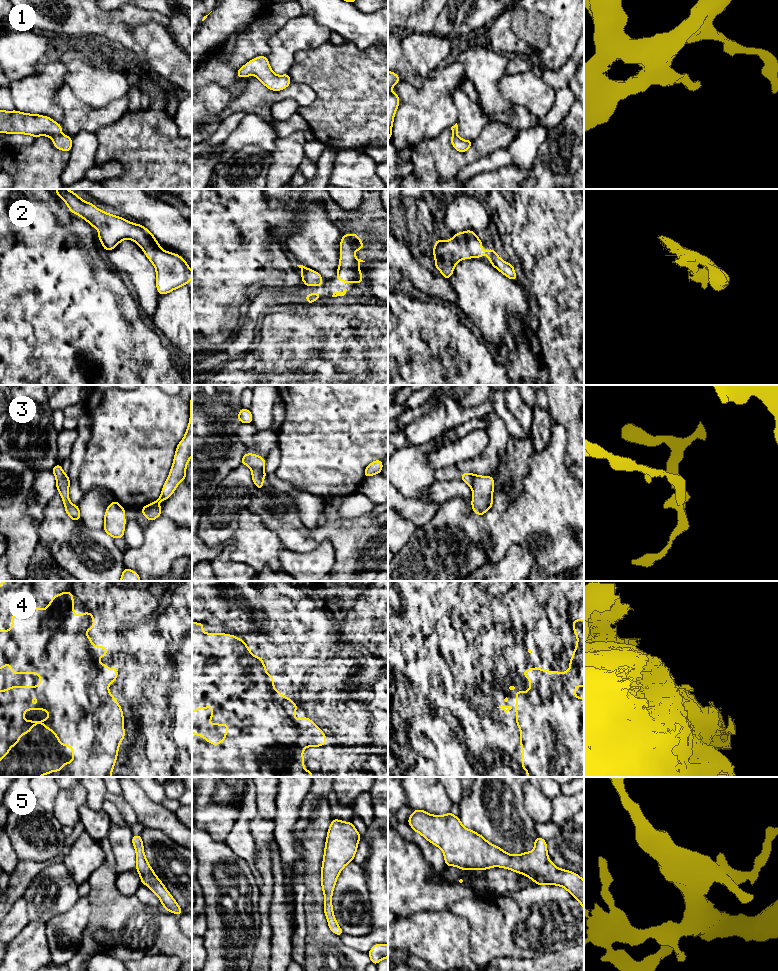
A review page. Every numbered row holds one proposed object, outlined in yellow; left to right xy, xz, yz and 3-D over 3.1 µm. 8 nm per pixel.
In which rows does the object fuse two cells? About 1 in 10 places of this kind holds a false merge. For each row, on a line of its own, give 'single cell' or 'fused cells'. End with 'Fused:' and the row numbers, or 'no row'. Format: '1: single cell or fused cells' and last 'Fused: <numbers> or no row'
1: single cell
2: single cell
3: single cell
4: single cell
5: single cell
Fused: no row

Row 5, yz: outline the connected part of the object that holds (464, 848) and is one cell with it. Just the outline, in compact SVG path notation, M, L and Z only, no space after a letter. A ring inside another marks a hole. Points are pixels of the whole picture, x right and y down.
M415 809L409 816L408 824L414 832L420 833L426 840L439 847L444 855L446 866L456 866L461 870L486 870L491 867L510 869L526 875L538 885L553 884L565 888L584 908L584 880L577 874L556 867L548 858L547 843L537 837L534 850L519 855L511 855L500 847L489 843L482 835L465 828L459 817L452 811L446 815L431 815L424 810Z

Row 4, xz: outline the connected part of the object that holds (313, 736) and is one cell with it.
M192 622L192 713L195 713L197 709L207 709L211 706L212 715L206 722L207 725L228 725L229 729L224 731L225 738L220 740L216 746L203 734L199 735L192 731L192 777L312 777L313 771L307 771L304 768L303 751L305 747L326 745L327 736L323 734L322 729L306 716L303 716L301 721L295 718L293 712L298 710L298 706L290 697L284 697L274 688L274 678L266 672L262 657L255 657L245 641L225 633L204 633L203 628L203 623Z

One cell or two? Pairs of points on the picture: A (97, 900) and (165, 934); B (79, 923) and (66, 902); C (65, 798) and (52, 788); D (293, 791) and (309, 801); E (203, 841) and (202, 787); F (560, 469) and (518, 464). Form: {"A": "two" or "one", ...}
{"A": "one", "B": "two", "C": "two", "D": "two", "E": "two", "F": "two"}

